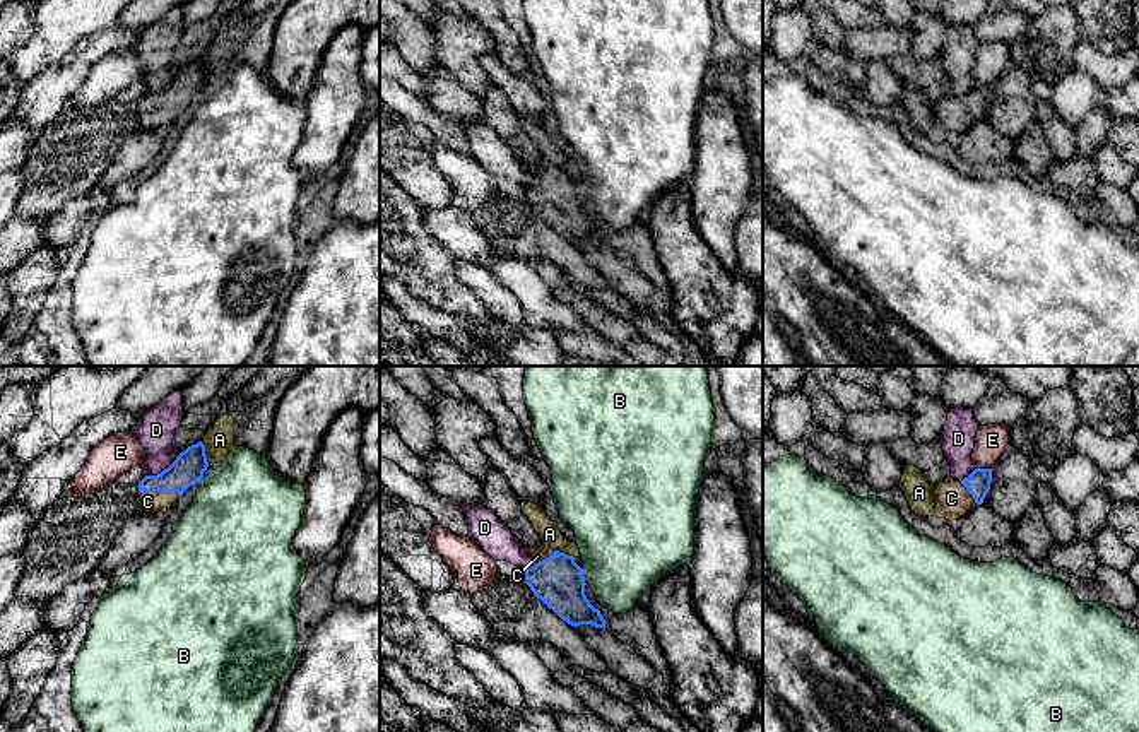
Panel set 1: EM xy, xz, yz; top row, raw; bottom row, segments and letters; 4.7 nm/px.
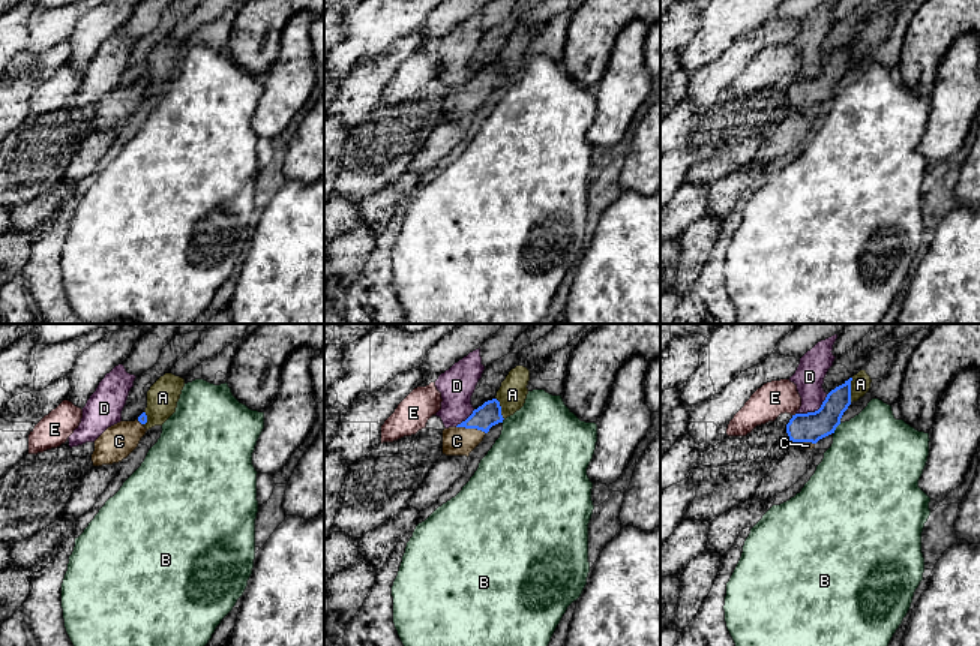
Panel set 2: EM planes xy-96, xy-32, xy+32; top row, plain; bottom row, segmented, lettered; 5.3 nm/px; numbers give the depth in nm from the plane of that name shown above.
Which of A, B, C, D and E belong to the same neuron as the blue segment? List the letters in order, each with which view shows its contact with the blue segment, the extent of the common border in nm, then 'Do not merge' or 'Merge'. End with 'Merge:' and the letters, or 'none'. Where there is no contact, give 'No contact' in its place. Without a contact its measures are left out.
A: Touches blue in xy. Shared border 120 nm. Do not merge
B: Touches blue in xz. Shared border 80 nm. Do not merge
C: Touches blue in xy. Shared border 190 nm. Merge
D: Touches blue in xy. Shared border 190 nm. Do not merge
E: Touches blue in yz. Shared border 80 nm. Do not merge
Merge: C

